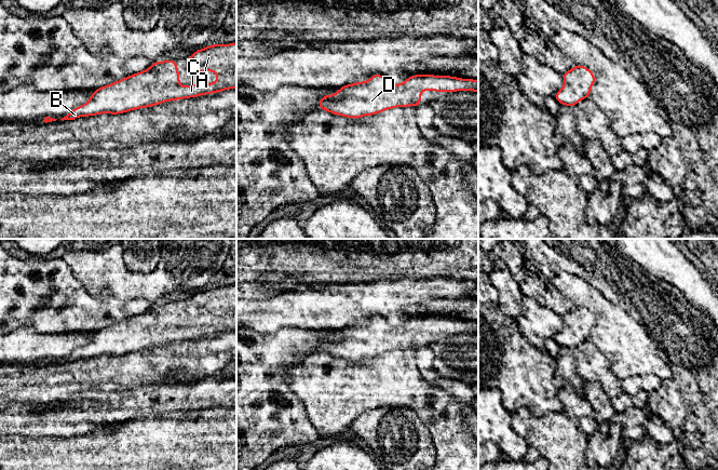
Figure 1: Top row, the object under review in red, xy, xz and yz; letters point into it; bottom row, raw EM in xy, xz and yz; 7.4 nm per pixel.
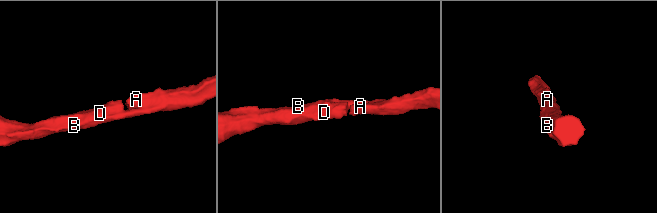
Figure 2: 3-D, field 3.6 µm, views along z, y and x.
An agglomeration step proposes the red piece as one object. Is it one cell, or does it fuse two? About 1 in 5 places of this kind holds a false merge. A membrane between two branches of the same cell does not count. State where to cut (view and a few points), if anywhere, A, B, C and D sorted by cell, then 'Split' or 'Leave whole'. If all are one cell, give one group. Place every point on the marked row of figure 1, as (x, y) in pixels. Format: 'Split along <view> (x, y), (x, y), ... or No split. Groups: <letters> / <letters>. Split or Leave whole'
No split. Groups: A B C D. Leave whole

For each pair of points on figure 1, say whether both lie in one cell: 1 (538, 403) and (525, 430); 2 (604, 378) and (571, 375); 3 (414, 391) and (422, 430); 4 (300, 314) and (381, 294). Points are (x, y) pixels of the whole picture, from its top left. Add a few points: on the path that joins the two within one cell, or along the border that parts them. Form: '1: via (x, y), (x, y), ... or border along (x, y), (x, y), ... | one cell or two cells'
1: border along (557, 411), (534, 416), (519, 407), (511, 414) | two cells
2: border along (574, 367), (584, 381) | two cells
3: border along (412, 411), (431, 435) | two cells
4: via (321, 309), (361, 301) | one cell

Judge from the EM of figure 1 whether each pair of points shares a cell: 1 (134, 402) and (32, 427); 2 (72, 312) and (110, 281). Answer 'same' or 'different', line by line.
1: same
2: different

